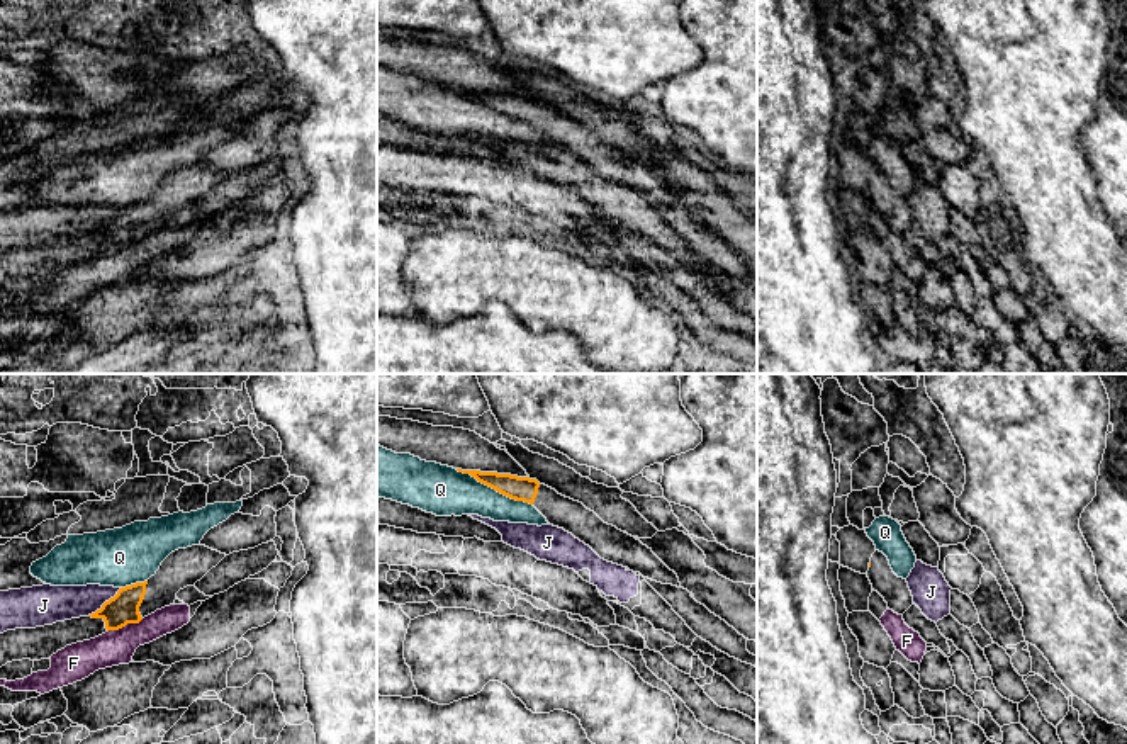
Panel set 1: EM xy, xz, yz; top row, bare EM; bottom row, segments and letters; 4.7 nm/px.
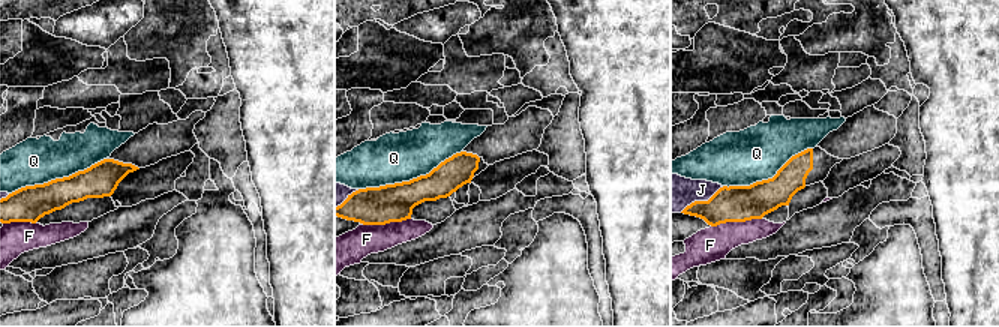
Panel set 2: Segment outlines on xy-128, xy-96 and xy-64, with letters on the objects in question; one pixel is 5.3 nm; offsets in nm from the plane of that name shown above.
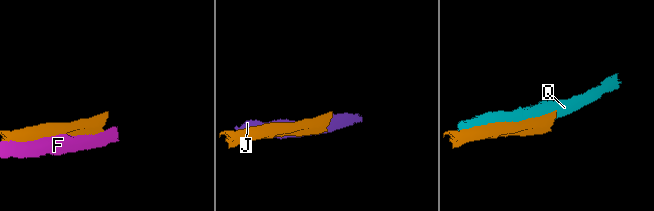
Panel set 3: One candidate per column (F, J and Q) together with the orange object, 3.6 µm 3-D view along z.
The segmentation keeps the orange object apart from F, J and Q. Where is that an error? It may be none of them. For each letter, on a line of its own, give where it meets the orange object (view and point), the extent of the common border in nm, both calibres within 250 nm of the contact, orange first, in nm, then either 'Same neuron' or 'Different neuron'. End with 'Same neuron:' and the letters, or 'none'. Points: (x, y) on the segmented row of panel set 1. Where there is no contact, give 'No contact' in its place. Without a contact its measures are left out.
F: Touches orange at xy (124, 625). Shared border 190 nm. Thickness 150 nm (orange) against 170 nm. Different neuron
J: Touches orange at xy (104, 603). Shared border 220 nm. Thickness 150 nm (orange) against 180 nm. Different neuron
Q: Touches orange at xz (494, 488). Shared border 400 nm. Thickness 110 nm (orange) against 240 nm. Different neuron
Same neuron: none

